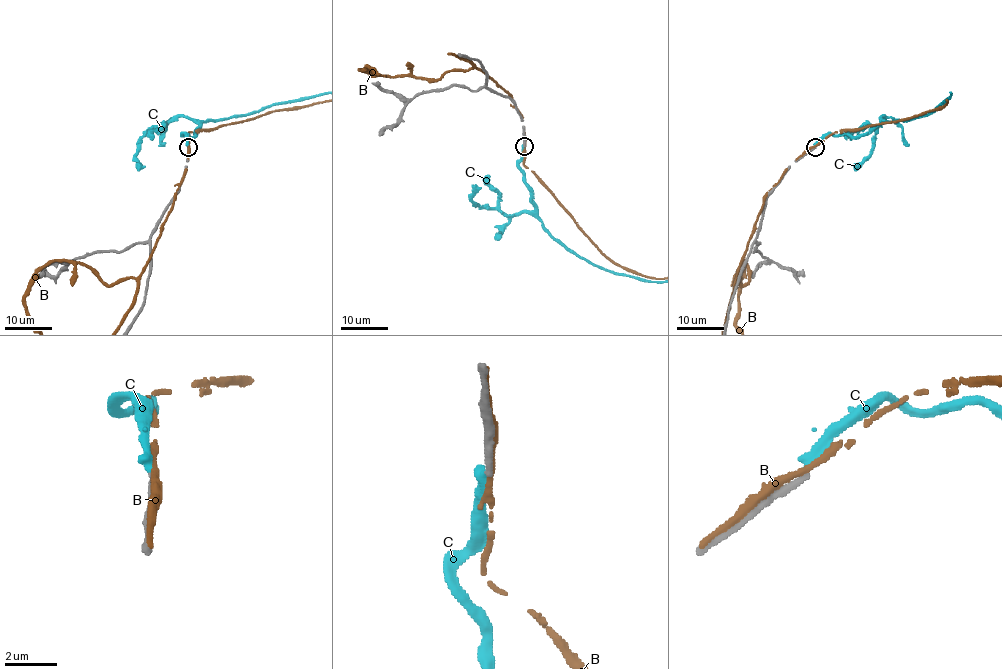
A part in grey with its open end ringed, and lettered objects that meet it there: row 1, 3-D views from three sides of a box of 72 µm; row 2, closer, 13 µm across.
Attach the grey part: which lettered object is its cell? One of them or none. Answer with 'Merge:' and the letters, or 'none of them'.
Merge: none of them

